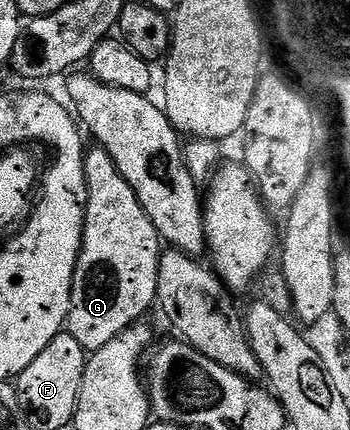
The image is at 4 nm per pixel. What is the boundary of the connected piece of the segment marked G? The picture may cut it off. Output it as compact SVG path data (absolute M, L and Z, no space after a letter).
M93 147L85 154L85 226L81 240L81 254L73 276L73 290L69 304L67 331L87 351L96 351L107 347L123 330L138 324L141 317L150 308L154 308L157 299L157 276L159 259L163 252L161 236L155 231L147 211L139 207L135 191L119 175L119 167L99 147Z

